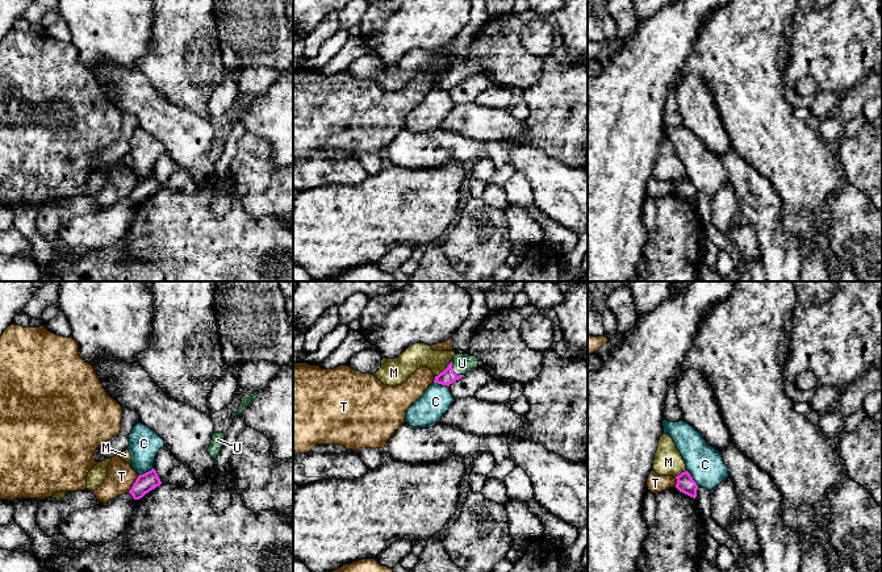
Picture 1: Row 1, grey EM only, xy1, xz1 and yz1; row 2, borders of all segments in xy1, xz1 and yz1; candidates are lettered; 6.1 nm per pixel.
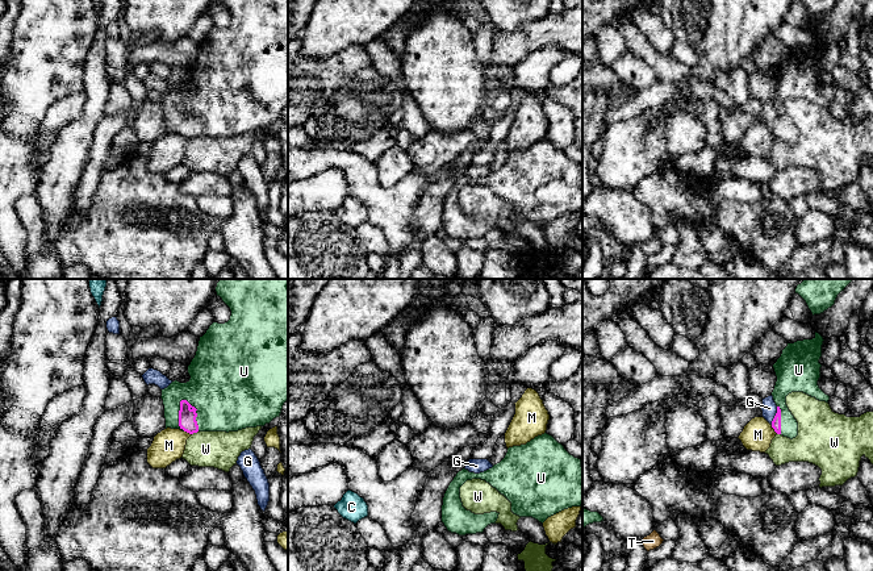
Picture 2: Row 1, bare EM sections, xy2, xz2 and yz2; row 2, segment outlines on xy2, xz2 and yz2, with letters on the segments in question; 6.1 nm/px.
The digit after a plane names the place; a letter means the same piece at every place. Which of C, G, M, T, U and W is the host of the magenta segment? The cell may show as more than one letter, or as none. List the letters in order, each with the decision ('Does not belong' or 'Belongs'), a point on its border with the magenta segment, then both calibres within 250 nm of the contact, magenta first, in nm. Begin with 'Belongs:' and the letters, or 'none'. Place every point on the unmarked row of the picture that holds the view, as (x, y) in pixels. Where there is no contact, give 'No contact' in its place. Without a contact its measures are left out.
Belongs: U
C: Does not belong. Touches magenta at yz1 (692, 183). Thickness 110 nm (magenta) against 220 nm
G: Does not belong. Touches magenta at yz2 (775, 121). Thickness 60 nm (magenta) against 90 nm
M: Does not belong. Touches magenta at xz1 (444, 75). Thickness 90 nm (magenta) against 150 nm
T: Does not belong. Touches magenta at xy1 (133, 190). Thickness 120 nm (magenta) against 170 nm
U: Belongs. Touches magenta at xy2 (196, 119). Thickness 110 nm (magenta) against 480 nm
W: Does not belong. Touches magenta at xy2 (195, 137). Thickness 110 nm (magenta) against 220 nm

